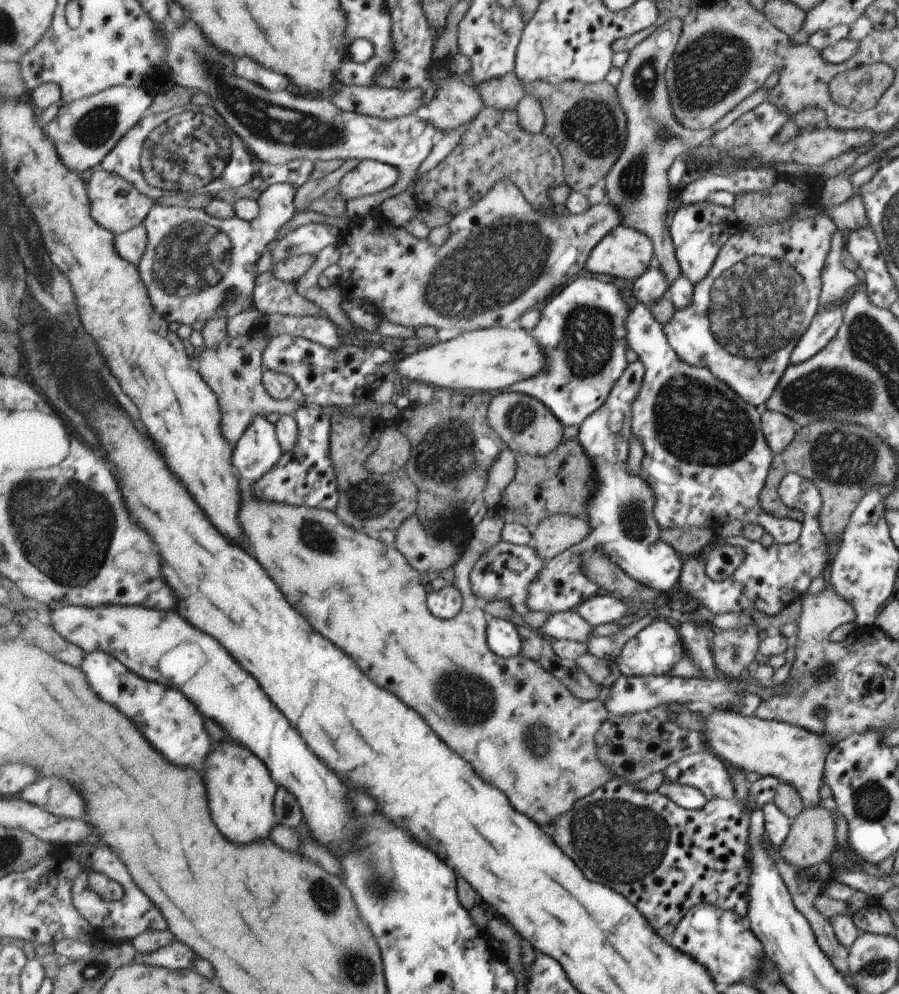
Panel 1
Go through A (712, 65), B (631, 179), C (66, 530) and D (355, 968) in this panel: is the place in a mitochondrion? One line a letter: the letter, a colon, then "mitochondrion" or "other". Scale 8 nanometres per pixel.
A: mitochondrion
B: mitochondrion
C: mitochondrion
D: mitochondrion

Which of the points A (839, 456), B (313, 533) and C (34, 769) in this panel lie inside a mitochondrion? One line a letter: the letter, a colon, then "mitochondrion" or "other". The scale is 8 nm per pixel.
A: mitochondrion
B: mitochondrion
C: other

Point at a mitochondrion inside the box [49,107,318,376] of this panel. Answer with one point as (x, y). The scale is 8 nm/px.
(185, 150)

